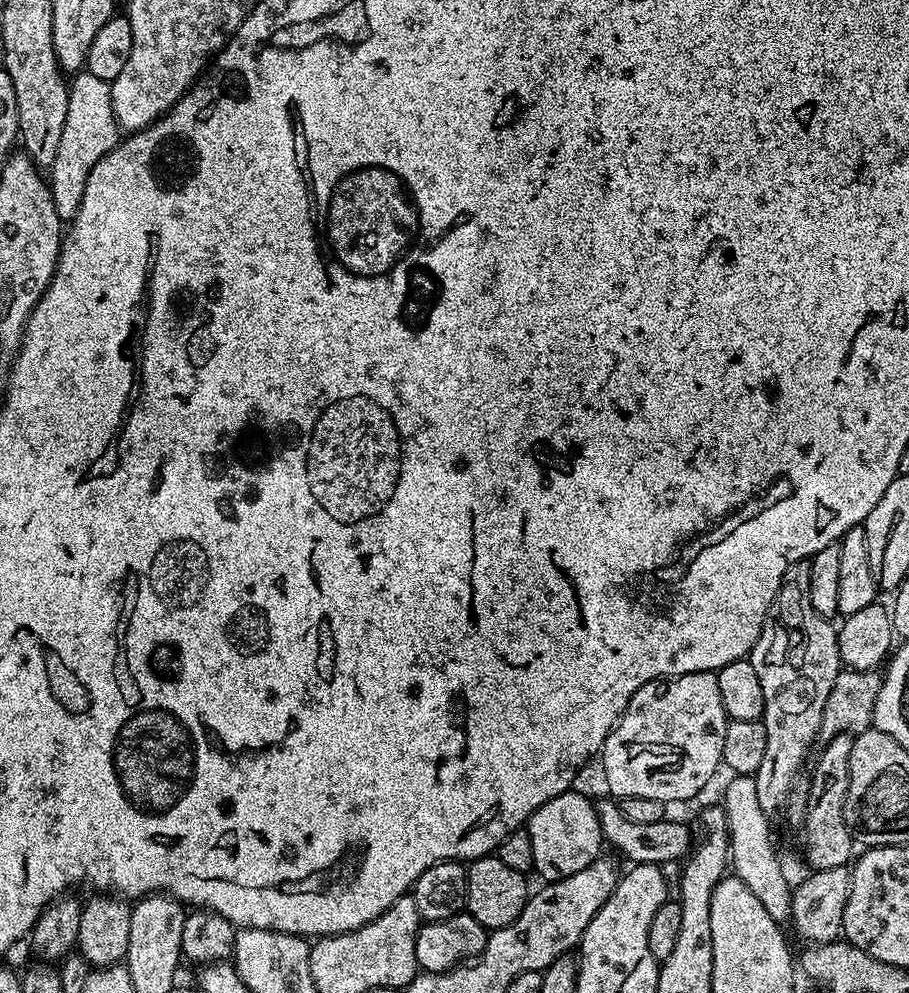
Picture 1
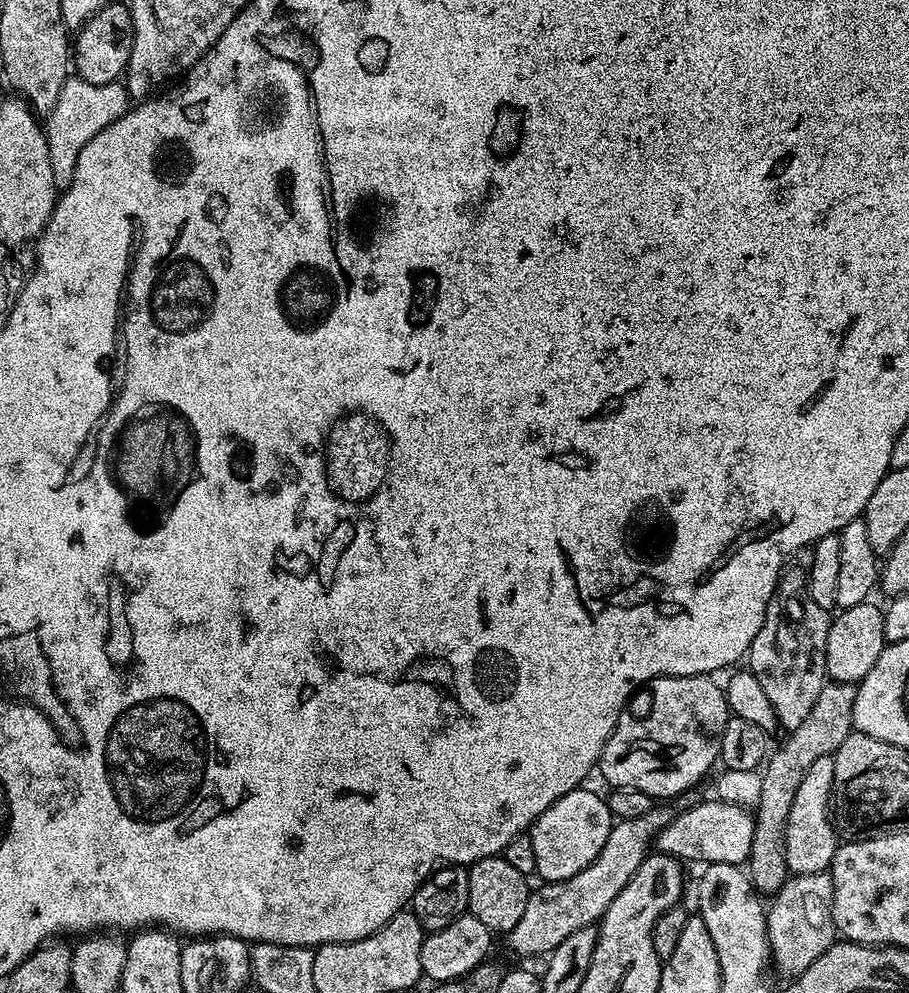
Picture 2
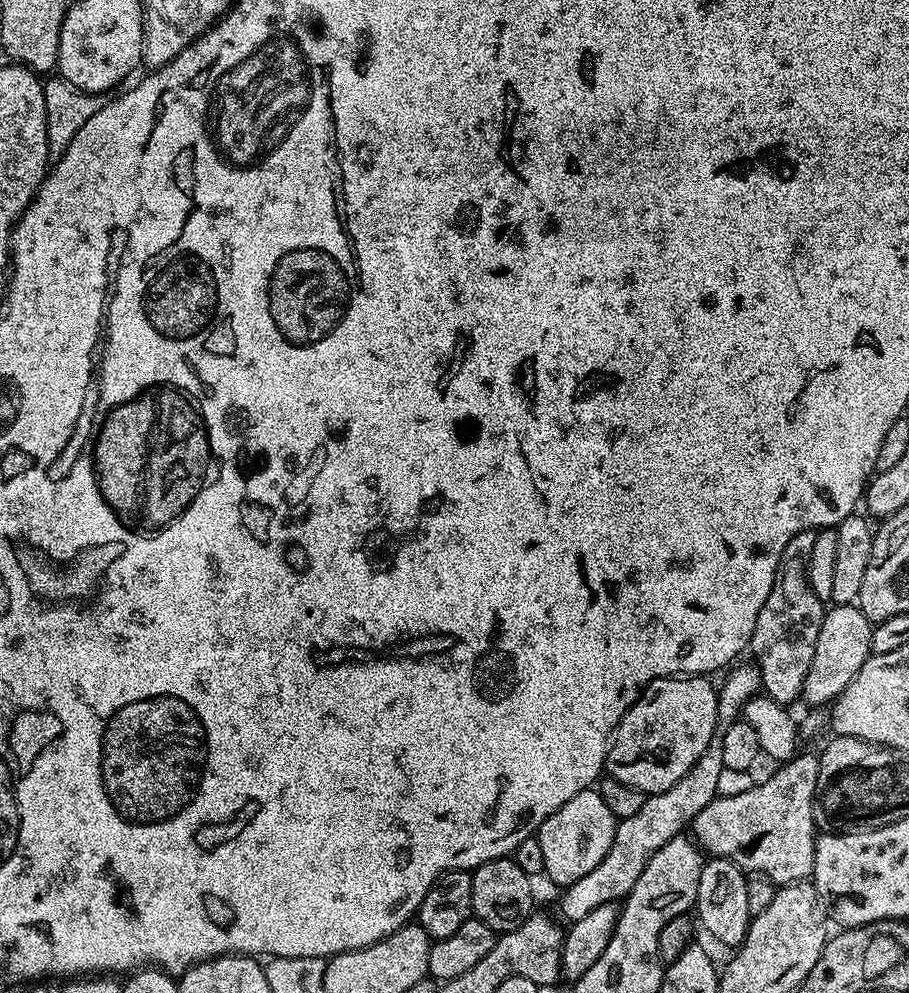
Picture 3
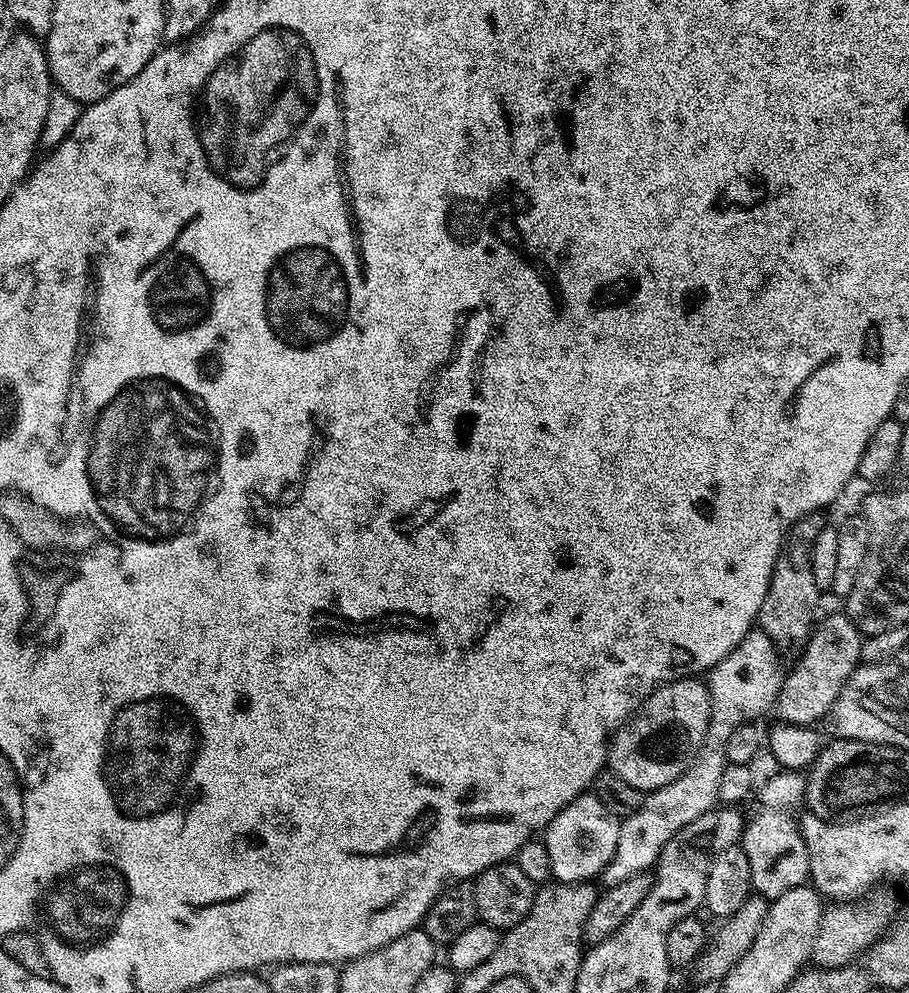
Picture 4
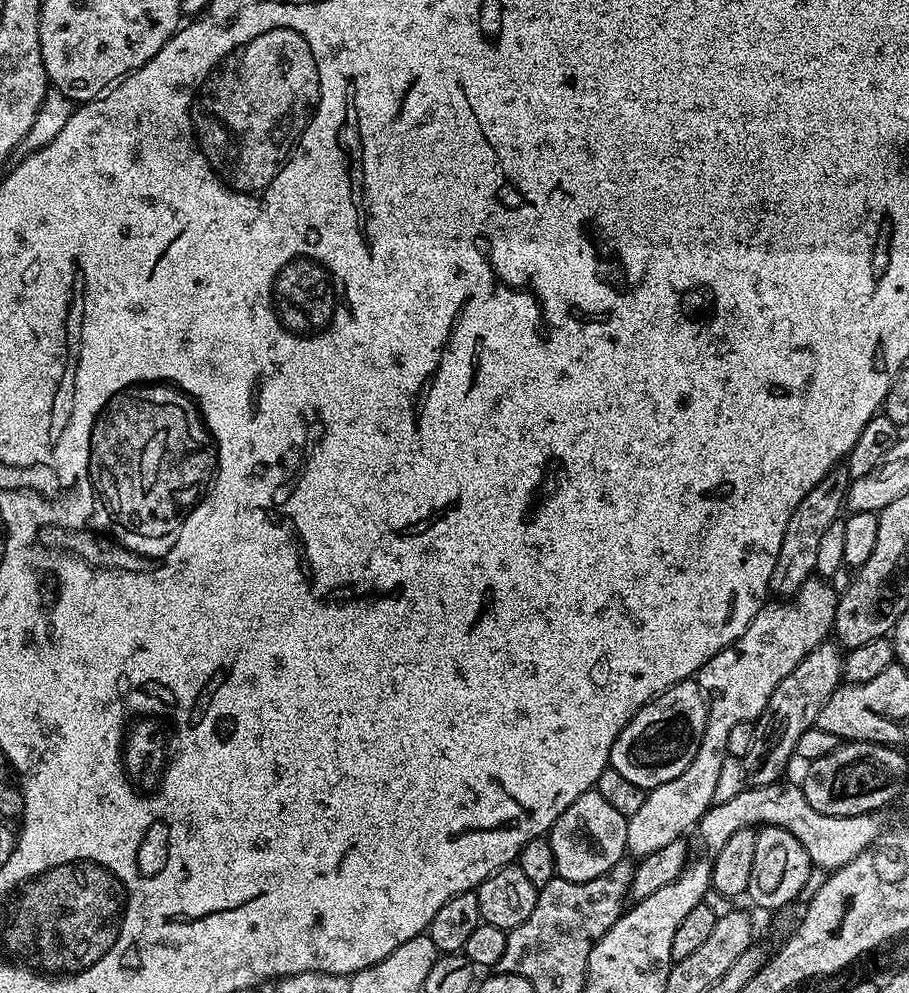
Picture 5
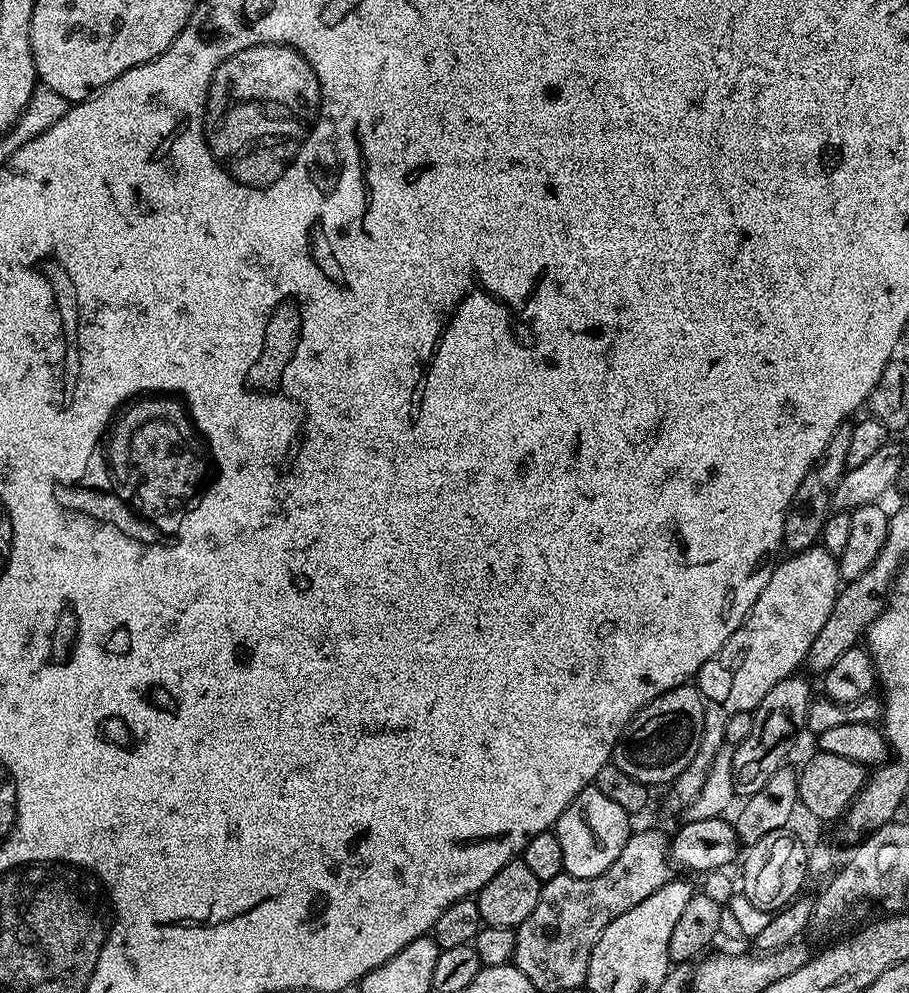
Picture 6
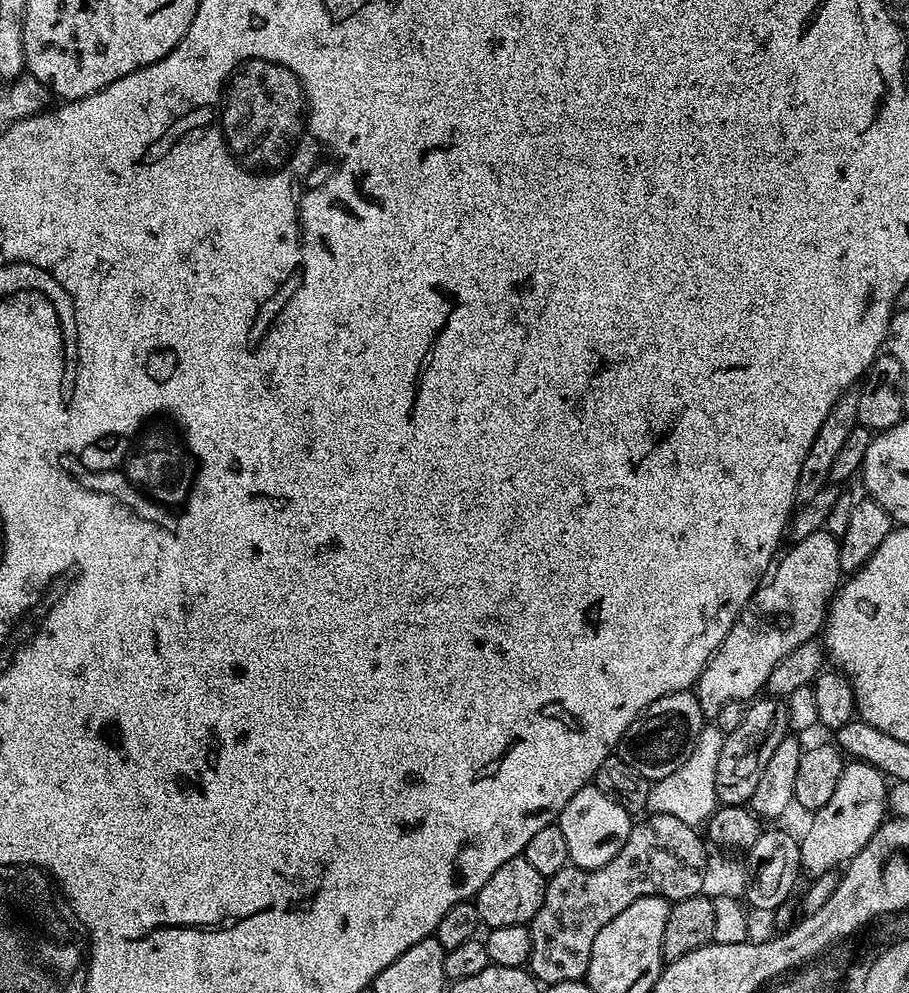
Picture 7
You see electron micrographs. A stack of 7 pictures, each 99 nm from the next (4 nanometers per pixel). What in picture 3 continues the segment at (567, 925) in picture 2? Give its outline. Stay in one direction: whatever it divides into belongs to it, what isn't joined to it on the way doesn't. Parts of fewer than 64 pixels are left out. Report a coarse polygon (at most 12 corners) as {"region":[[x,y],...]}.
{"region":[[722,742],[617,823],[606,858],[561,891],[565,921],[623,901],[646,862],[716,799]]}

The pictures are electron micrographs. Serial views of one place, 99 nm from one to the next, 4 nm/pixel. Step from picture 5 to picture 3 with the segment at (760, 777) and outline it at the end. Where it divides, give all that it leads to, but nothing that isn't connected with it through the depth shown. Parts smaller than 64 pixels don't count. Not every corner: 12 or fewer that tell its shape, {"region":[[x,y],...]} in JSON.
{"region":[[856,604],[824,613],[802,693],[828,706],[872,655]]}

